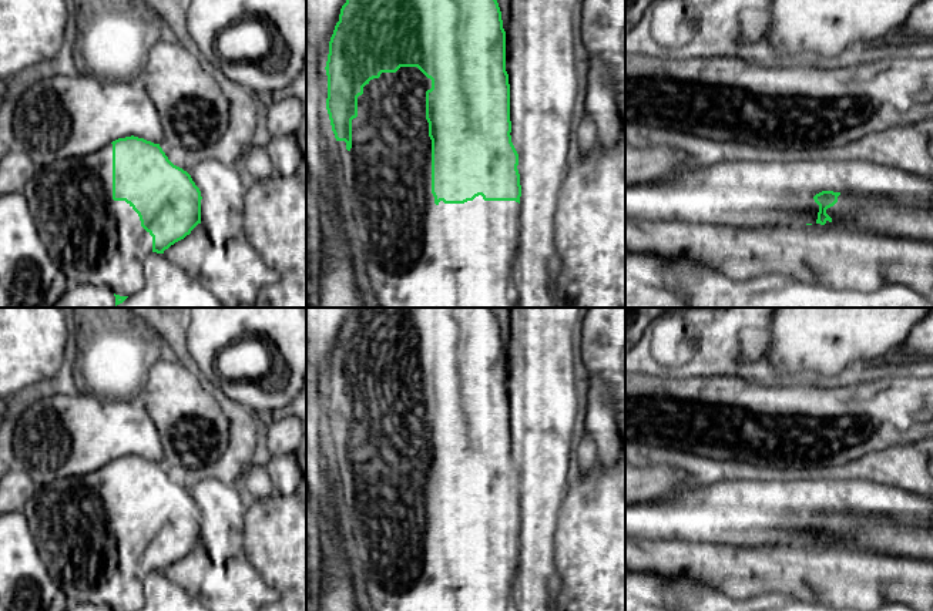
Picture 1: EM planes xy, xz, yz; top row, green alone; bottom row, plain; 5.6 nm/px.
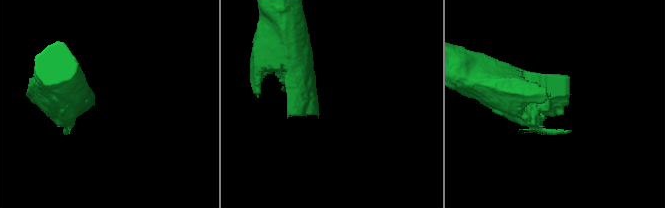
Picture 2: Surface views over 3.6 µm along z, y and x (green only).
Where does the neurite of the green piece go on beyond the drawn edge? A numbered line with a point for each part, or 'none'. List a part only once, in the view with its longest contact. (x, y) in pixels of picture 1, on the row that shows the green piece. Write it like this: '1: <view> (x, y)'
1: xz (416, 254)

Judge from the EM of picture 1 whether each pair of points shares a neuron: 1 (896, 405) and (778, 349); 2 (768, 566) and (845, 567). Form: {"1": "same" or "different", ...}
{"1": "different", "2": "same"}

